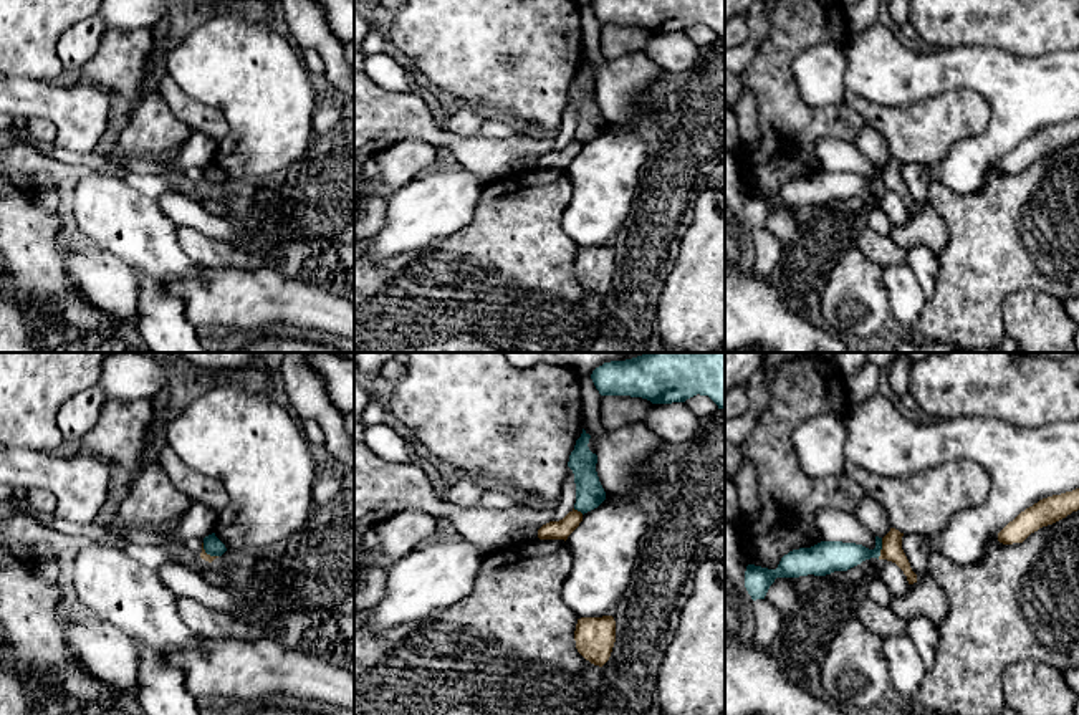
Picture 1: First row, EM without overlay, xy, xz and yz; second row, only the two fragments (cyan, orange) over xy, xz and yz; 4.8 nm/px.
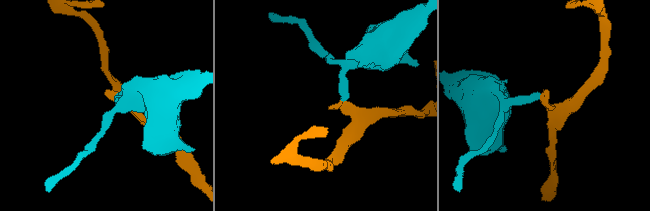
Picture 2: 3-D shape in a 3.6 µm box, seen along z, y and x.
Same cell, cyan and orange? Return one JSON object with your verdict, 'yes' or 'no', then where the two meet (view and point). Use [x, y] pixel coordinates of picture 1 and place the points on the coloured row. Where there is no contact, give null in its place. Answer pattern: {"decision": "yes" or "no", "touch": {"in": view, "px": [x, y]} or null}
{"decision": "no", "touch": {"in": "yz", "px": [881, 548]}}

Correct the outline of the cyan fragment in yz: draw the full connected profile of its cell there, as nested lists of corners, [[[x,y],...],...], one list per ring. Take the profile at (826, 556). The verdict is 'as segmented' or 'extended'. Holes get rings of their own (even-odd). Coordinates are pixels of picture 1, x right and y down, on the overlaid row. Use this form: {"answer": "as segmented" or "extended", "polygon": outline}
{"answer": "as segmented", "polygon": [[[875,536],[875,548],[869,549],[856,543],[821,541],[811,548],[793,549],[784,554],[776,569],[748,564],[745,588],[753,601],[765,599],[776,578],[826,576],[834,571],[847,571],[866,559],[880,556],[882,538]]]}

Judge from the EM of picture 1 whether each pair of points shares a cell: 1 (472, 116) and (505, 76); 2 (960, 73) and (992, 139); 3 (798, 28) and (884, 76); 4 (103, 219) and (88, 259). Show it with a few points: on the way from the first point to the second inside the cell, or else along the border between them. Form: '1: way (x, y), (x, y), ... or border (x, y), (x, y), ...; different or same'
1: border (469, 105), (490, 115); different
2: way (978, 81), (997, 100), (997, 121); same
3: border (849, 35), (844, 45); different
4: border (78, 232), (128, 262); different

